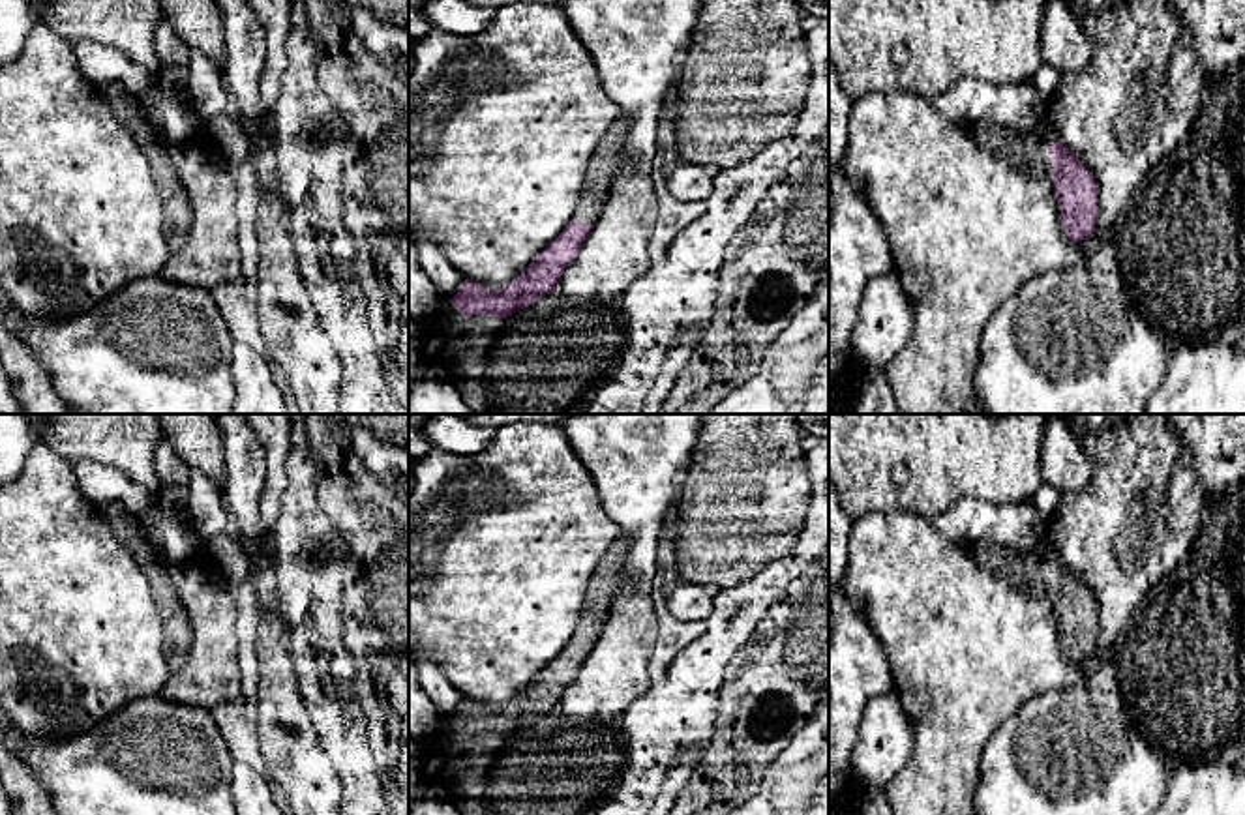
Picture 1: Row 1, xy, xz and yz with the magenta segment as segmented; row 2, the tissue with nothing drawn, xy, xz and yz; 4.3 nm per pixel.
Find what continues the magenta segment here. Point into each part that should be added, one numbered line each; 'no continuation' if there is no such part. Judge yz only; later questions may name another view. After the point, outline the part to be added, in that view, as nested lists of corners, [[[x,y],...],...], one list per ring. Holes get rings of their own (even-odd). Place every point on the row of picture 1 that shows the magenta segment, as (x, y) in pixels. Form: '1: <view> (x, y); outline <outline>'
1: yz (1037, 147); outline [[[1042,135],[1035,137],[1029,142],[1029,154],[1035,161],[1048,163],[1048,144]]]

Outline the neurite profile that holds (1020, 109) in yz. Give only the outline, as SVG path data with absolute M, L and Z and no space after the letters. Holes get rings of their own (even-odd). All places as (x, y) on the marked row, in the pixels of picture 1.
M966 77L932 97L932 103L949 124L975 133L981 122L990 122L1028 144L1042 135L1048 114L1048 99L1031 81L994 86Z

